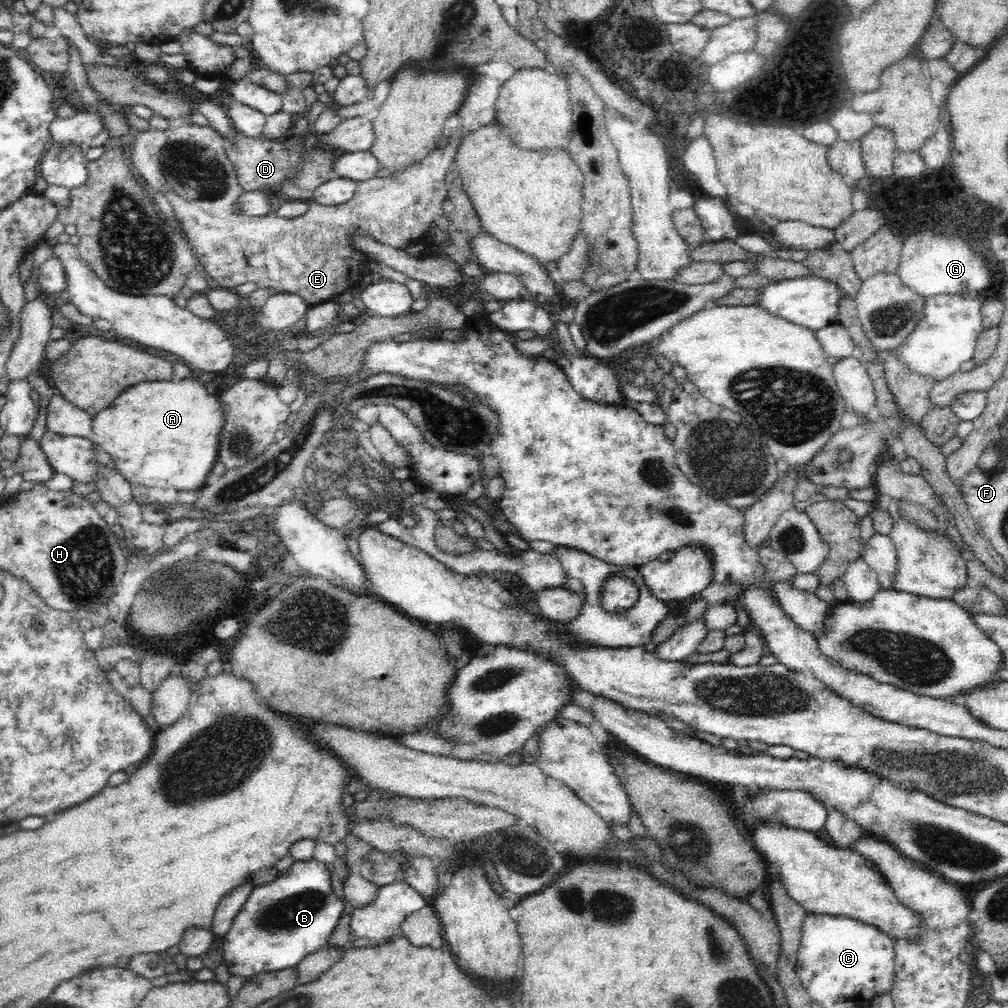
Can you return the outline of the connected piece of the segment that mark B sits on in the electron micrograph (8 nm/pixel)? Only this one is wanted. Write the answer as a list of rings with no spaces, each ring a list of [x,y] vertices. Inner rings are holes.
[[[316,860],[295,861],[288,872],[252,889],[236,914],[220,947],[231,975],[250,980],[255,974],[297,966],[318,948],[327,945],[330,934],[344,914],[344,900],[332,890],[330,866]]]

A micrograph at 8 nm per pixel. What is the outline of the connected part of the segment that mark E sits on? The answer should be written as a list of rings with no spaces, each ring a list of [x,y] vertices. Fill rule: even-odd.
[[[476,74],[472,78],[472,84],[468,88],[468,96],[464,98],[463,104],[459,107],[460,118],[462,118],[462,124],[460,126],[459,132],[454,134],[452,138],[449,138],[449,142],[444,146],[434,149],[430,154],[427,154],[423,159],[420,159],[418,162],[411,164],[408,168],[394,173],[392,176],[386,177],[374,177],[367,181],[362,181],[362,183],[357,187],[356,192],[354,193],[354,198],[349,202],[344,204],[339,204],[338,206],[322,206],[321,204],[314,203],[311,201],[311,206],[309,210],[305,212],[303,216],[286,219],[276,216],[274,214],[270,215],[267,218],[262,216],[245,216],[239,212],[239,201],[244,193],[244,187],[240,186],[238,183],[238,173],[234,169],[234,163],[226,157],[226,145],[228,140],[222,138],[218,132],[216,132],[212,127],[201,126],[197,124],[184,124],[180,127],[174,129],[166,130],[142,130],[138,131],[136,129],[135,138],[137,141],[133,142],[133,146],[137,150],[130,154],[130,162],[132,164],[132,170],[137,174],[138,178],[146,185],[152,188],[151,192],[161,192],[170,202],[174,213],[176,213],[176,219],[181,223],[181,232],[187,239],[188,245],[194,250],[194,255],[197,257],[198,263],[201,264],[208,275],[217,283],[221,288],[228,290],[235,290],[236,287],[253,282],[258,285],[258,290],[266,290],[270,288],[274,292],[288,292],[300,295],[306,302],[309,304],[317,304],[324,301],[336,300],[339,296],[344,297],[347,295],[348,291],[353,286],[358,286],[358,282],[364,278],[364,276],[373,276],[378,278],[380,274],[380,268],[382,268],[382,263],[374,261],[368,254],[358,251],[358,249],[352,247],[352,236],[372,236],[377,242],[384,244],[385,246],[392,246],[393,248],[406,249],[407,246],[412,246],[413,244],[418,243],[418,239],[422,236],[426,236],[427,232],[430,231],[430,228],[435,226],[435,221],[440,219],[443,216],[442,203],[447,200],[447,192],[449,186],[446,185],[444,181],[444,176],[449,169],[452,169],[454,163],[454,156],[458,152],[458,146],[460,146],[460,140],[464,136],[468,136],[470,132],[482,128],[482,126],[488,126],[495,122],[495,104],[499,95],[499,88],[506,82],[506,80],[500,80],[496,78],[490,78],[488,75],[478,75]]]

